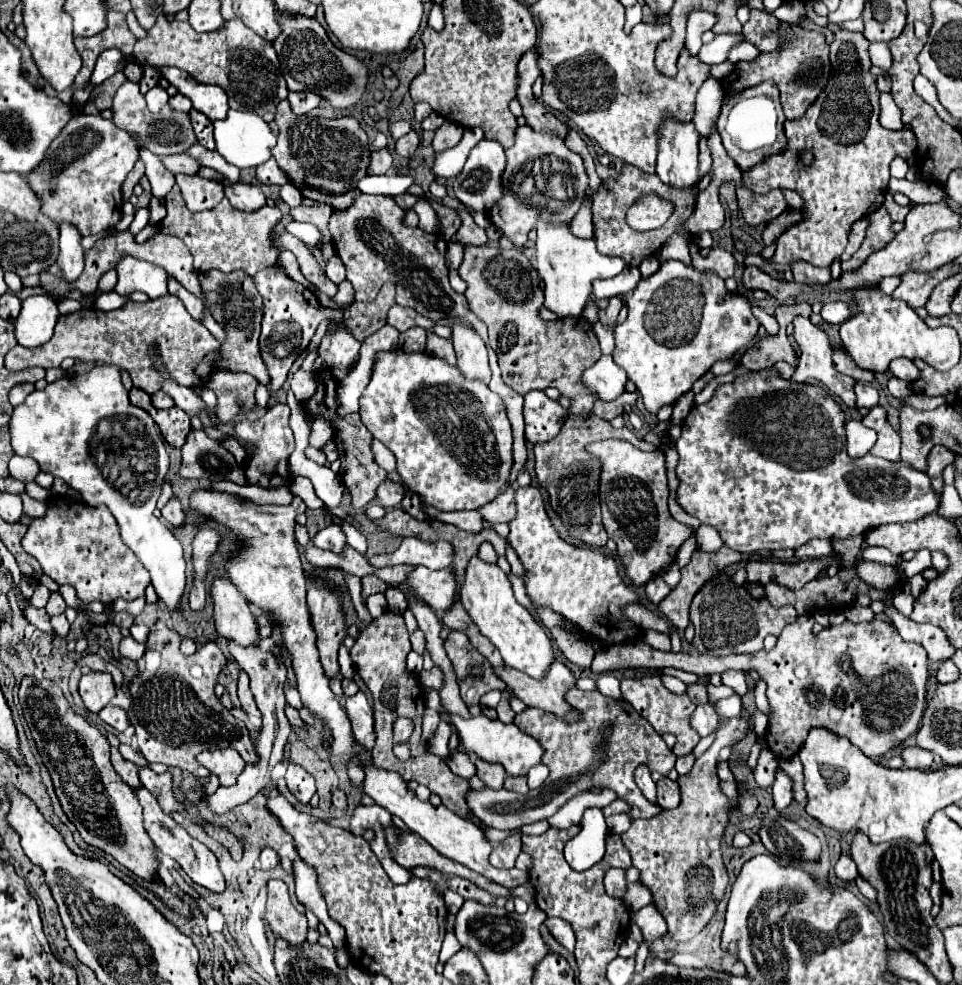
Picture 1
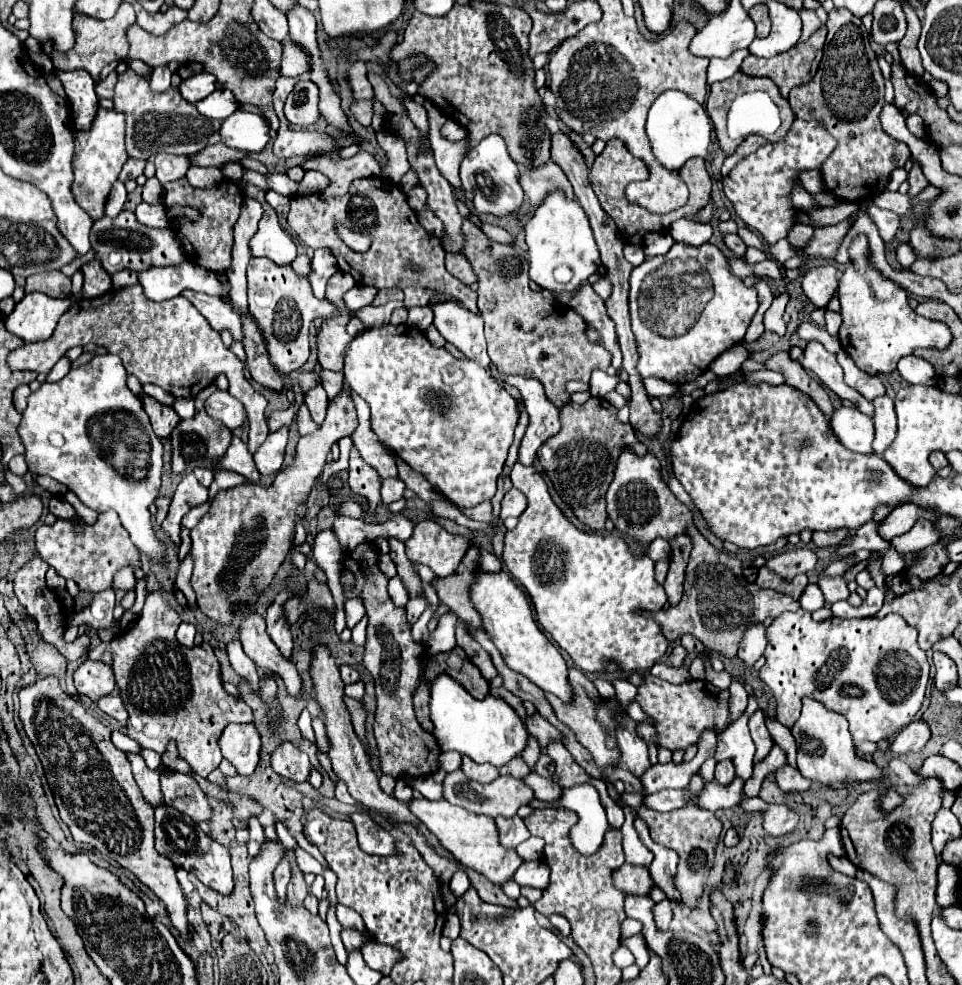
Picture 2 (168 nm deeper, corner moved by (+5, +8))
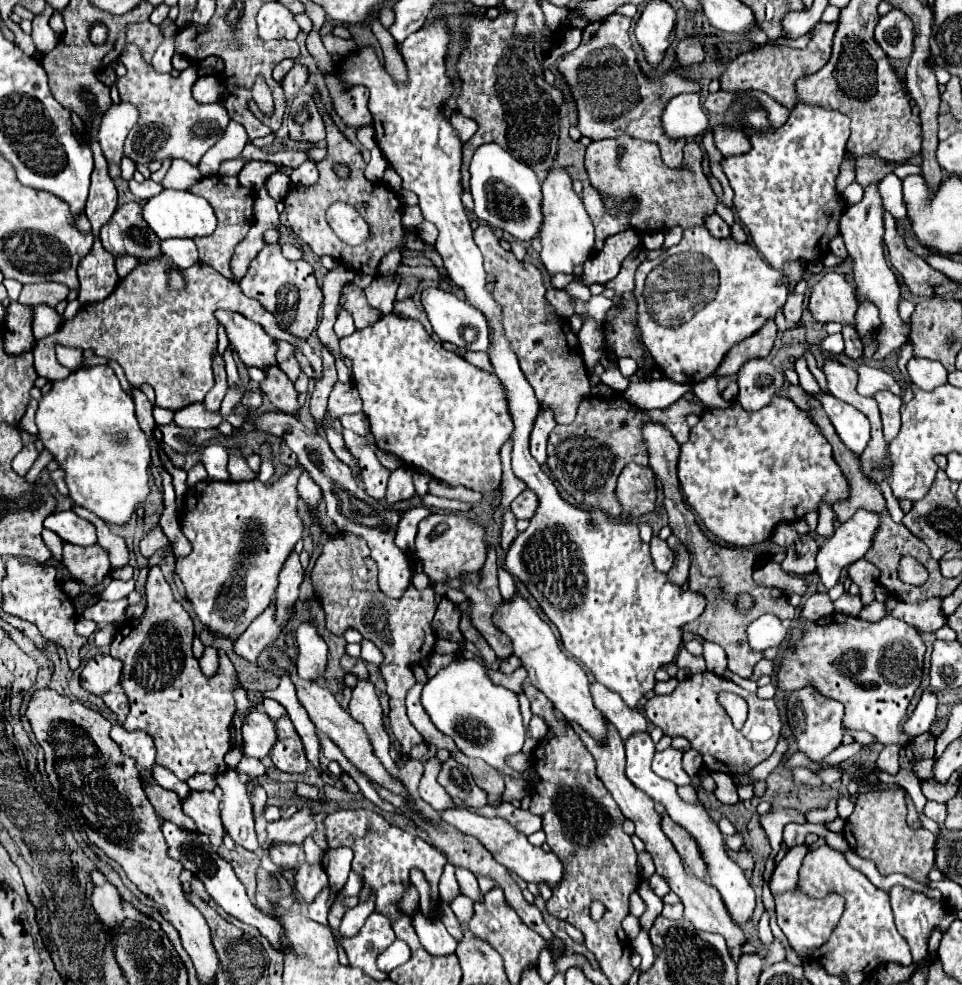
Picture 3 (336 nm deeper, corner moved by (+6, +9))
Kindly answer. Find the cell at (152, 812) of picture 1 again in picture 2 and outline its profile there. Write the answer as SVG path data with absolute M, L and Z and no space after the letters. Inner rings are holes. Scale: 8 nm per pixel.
M167 805L155 807L155 847L161 855L169 857L175 865L183 867L185 871L191 871L203 885L219 891L219 893L231 893L233 889L233 877L231 877L231 863L229 863L229 851L213 841L197 821L191 817L185 817L183 813L177 813L169 809Z

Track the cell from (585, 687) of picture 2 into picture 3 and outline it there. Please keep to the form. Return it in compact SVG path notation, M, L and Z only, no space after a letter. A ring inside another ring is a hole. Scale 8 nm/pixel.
M608 722L608 740L606 744L596 744L596 740L592 736L588 736L588 732L582 732L580 726L572 724L574 730L578 732L578 736L582 738L584 746L588 748L588 752L594 756L596 760L596 774L598 778L604 782L604 786L608 788L608 792L612 794L612 798L618 802L622 814L626 818L630 818L634 824L636 824L636 836L646 844L646 850L650 852L654 864L656 864L656 872L670 884L672 892L676 892L684 904L684 918L688 922L692 922L698 930L704 930L704 932L714 932L714 934L720 934L726 938L728 942L728 950L730 950L730 956L734 962L740 960L742 956L742 946L746 944L746 936L744 932L740 930L740 926L736 926L732 922L732 918L728 916L728 910L724 908L724 902L720 900L720 894L716 892L716 888L712 888L710 884L702 882L700 878L688 874L682 866L682 860L680 860L680 854L676 852L674 844L668 840L668 836L662 832L660 828L660 812L656 810L656 804L650 796L646 796L644 792L640 792L640 788L636 788L628 778L626 778L626 772L624 772L624 766L626 766L626 756L624 756L624 742L620 738L620 734L616 732L616 728Z

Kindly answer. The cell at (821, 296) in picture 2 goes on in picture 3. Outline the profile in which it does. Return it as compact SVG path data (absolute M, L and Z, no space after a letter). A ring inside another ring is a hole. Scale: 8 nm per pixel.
M828 272L812 288L810 312L818 322L838 322L842 326L856 326L856 310L858 300L854 294L854 286L848 284L842 274Z

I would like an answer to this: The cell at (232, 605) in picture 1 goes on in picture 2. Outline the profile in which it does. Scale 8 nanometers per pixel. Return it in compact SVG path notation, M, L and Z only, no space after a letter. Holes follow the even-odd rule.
M245 611L245 615L247 617L243 617L239 625L239 641L243 645L243 651L255 661L259 669L281 675L291 695L299 695L301 693L299 673L289 659L281 657L279 649L273 645L273 641L265 633L265 619L255 611Z

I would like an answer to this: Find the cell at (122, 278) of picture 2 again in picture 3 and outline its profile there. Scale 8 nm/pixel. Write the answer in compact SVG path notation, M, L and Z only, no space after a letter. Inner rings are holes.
M118 256L116 258L116 272L120 278L124 278L128 272L132 272L136 266L136 260L132 260L132 256Z

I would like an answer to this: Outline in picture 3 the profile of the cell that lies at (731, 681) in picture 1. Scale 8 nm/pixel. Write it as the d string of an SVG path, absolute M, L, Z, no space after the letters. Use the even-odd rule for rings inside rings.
M764 614L748 626L748 642L756 650L766 650L780 646L786 640L788 630L782 626L782 620L774 614Z

